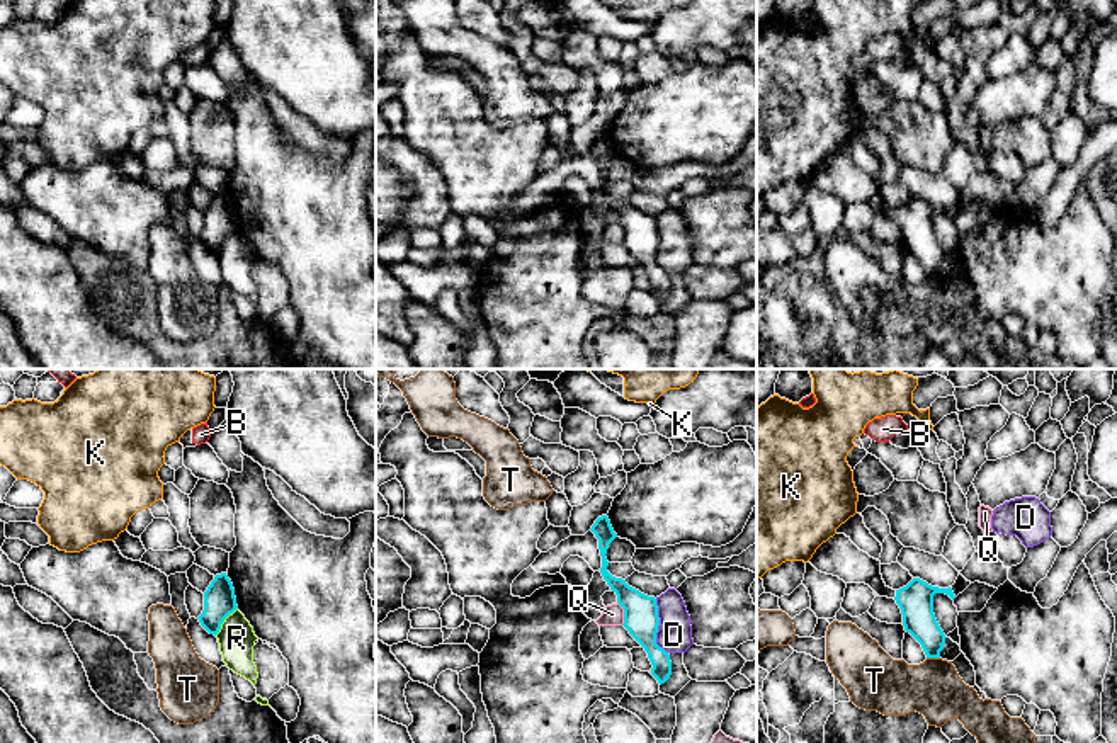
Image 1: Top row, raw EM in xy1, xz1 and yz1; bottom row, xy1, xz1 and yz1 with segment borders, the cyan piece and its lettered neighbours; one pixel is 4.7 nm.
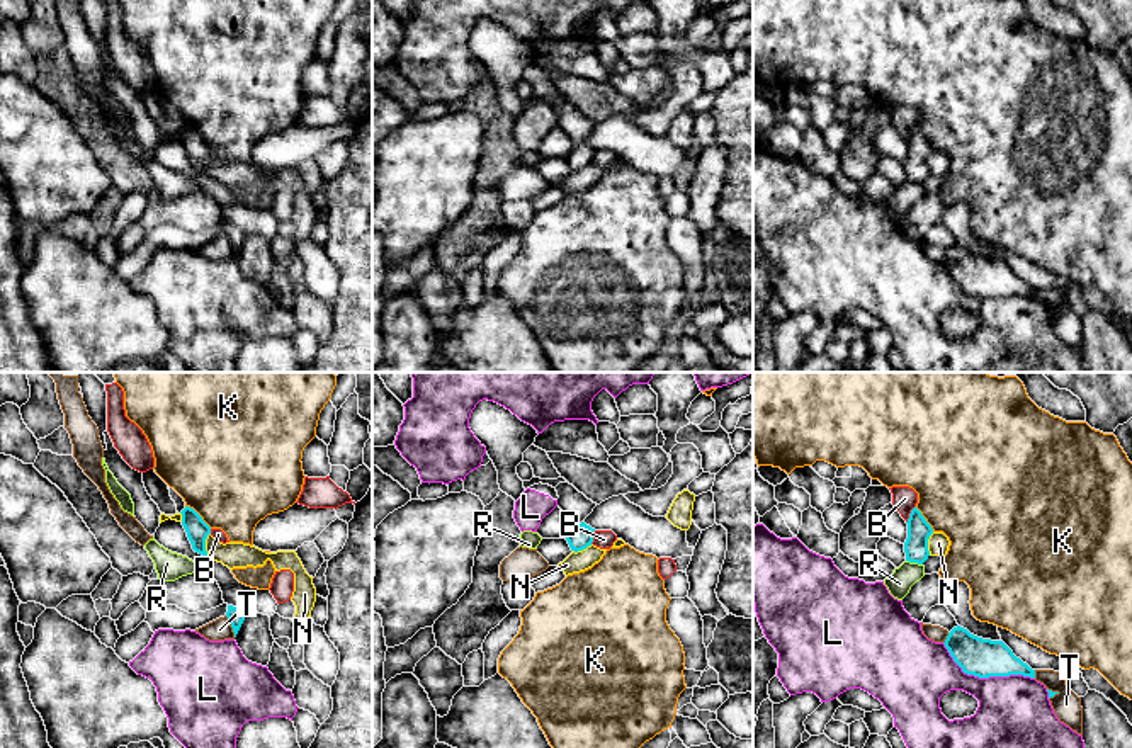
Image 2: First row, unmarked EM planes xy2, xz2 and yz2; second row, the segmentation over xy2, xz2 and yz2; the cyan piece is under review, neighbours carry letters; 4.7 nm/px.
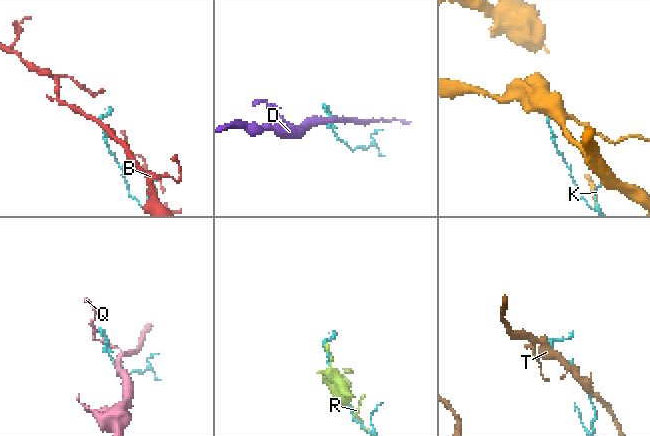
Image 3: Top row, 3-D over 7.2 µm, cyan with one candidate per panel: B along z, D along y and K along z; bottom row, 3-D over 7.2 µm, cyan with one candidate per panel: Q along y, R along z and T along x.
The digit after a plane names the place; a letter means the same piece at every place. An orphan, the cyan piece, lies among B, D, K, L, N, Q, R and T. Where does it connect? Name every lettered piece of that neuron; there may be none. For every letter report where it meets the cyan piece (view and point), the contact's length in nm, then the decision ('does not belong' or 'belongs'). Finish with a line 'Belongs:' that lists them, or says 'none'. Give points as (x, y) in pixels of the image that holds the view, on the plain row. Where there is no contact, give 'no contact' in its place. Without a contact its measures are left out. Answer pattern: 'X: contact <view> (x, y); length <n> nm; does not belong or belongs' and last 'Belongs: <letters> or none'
B: contact yz2 (910, 133); length 100 nm; does not belong
D: contact xz1 (657, 245); length 280 nm; does not belong
K: contact xy2 (199, 135); length 170 nm; does not belong
L: contact yz2 (984, 296); length 480 nm; does not belong
N: contact yz2 (927, 164); length 110 nm; does not belong
Q: contact xz1 (624, 233); length 110 nm; does not belong
R: contact xy1 (223, 240); length 170 nm; does not belong
T: contact xy2 (232, 245); length 120 nm; does not belong
Belongs: none

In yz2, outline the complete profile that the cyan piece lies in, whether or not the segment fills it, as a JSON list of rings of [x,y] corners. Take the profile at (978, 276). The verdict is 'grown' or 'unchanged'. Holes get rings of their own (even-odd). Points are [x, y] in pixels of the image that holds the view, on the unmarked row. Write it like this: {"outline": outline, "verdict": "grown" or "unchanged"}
{"outline": [[[957,245],[948,252],[943,264],[967,294],[979,298],[1010,294],[1035,298],[1035,289],[1016,277],[1003,260],[982,258]]], "verdict": "unchanged"}

